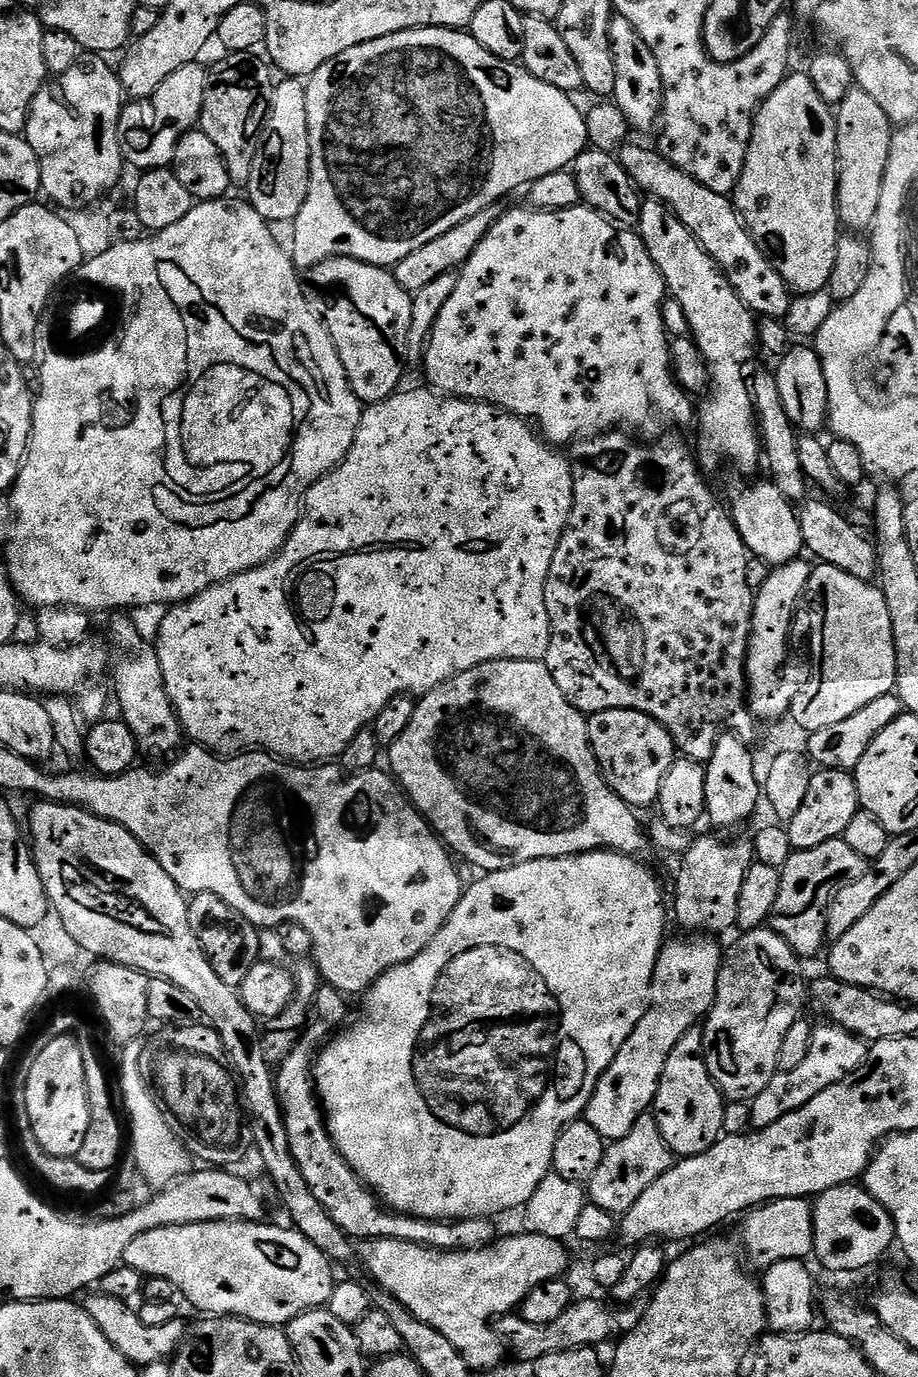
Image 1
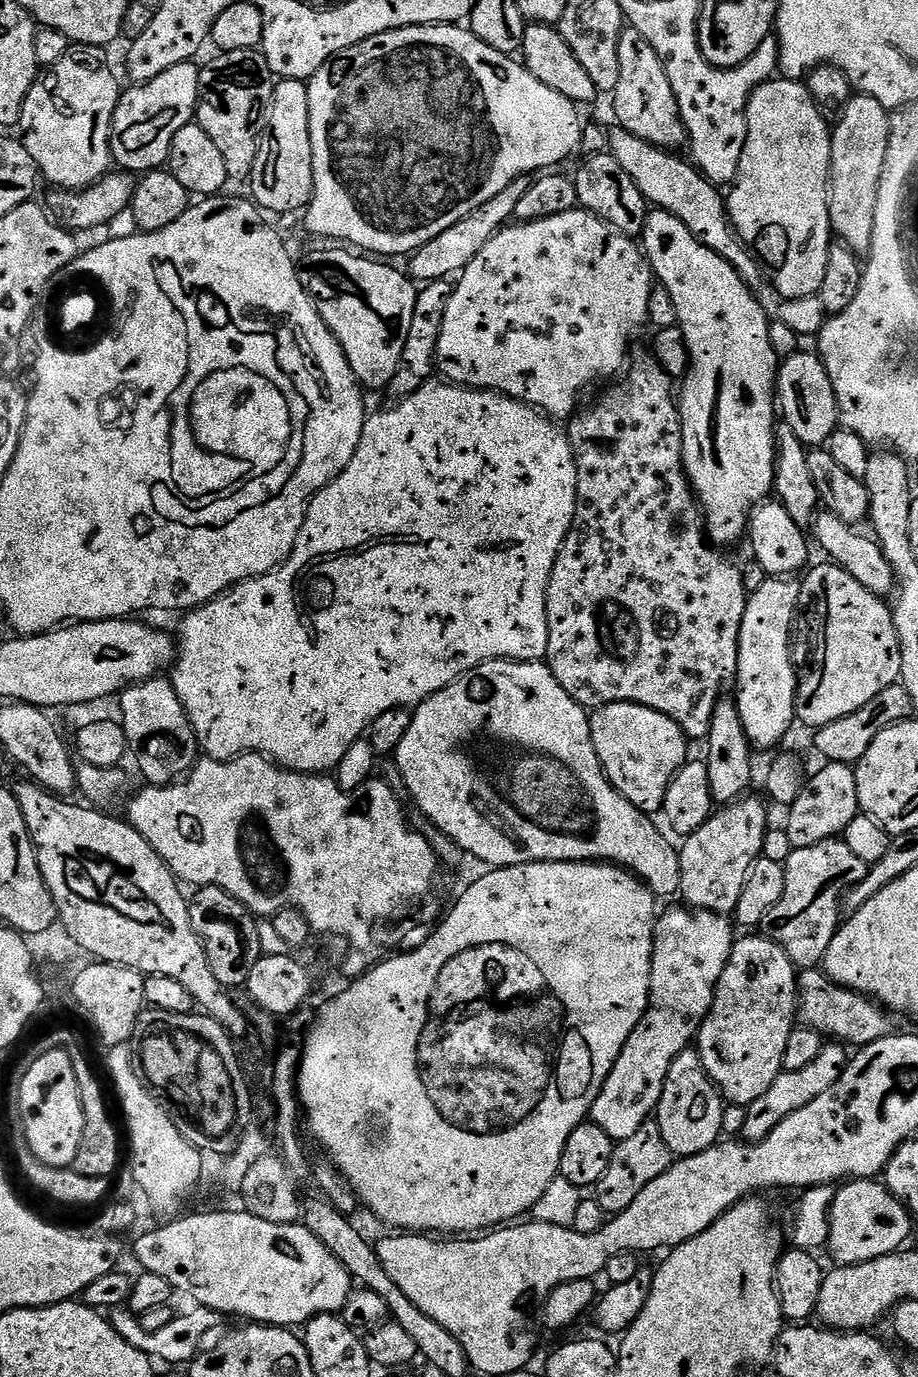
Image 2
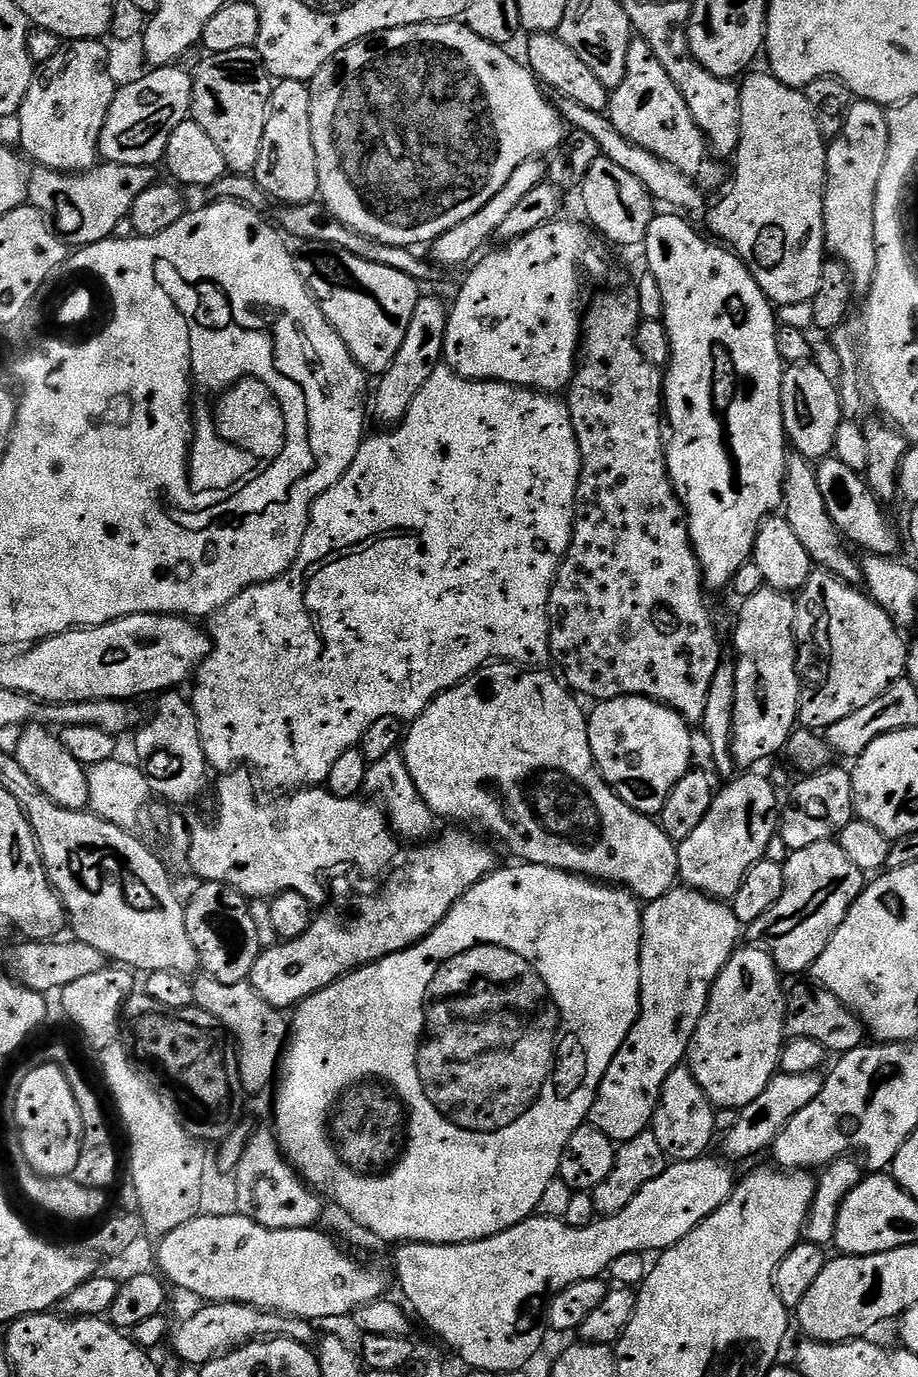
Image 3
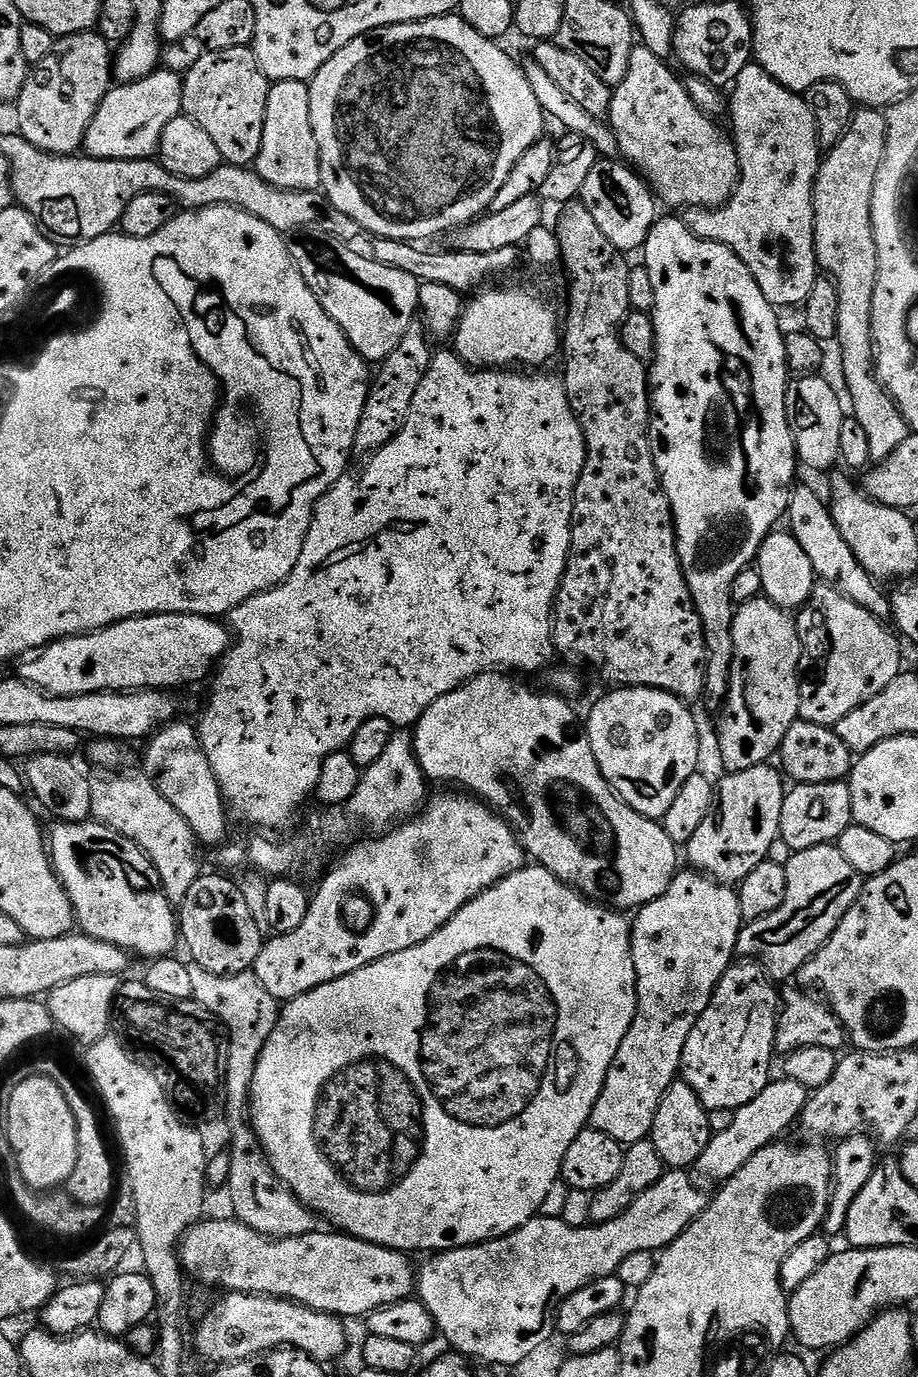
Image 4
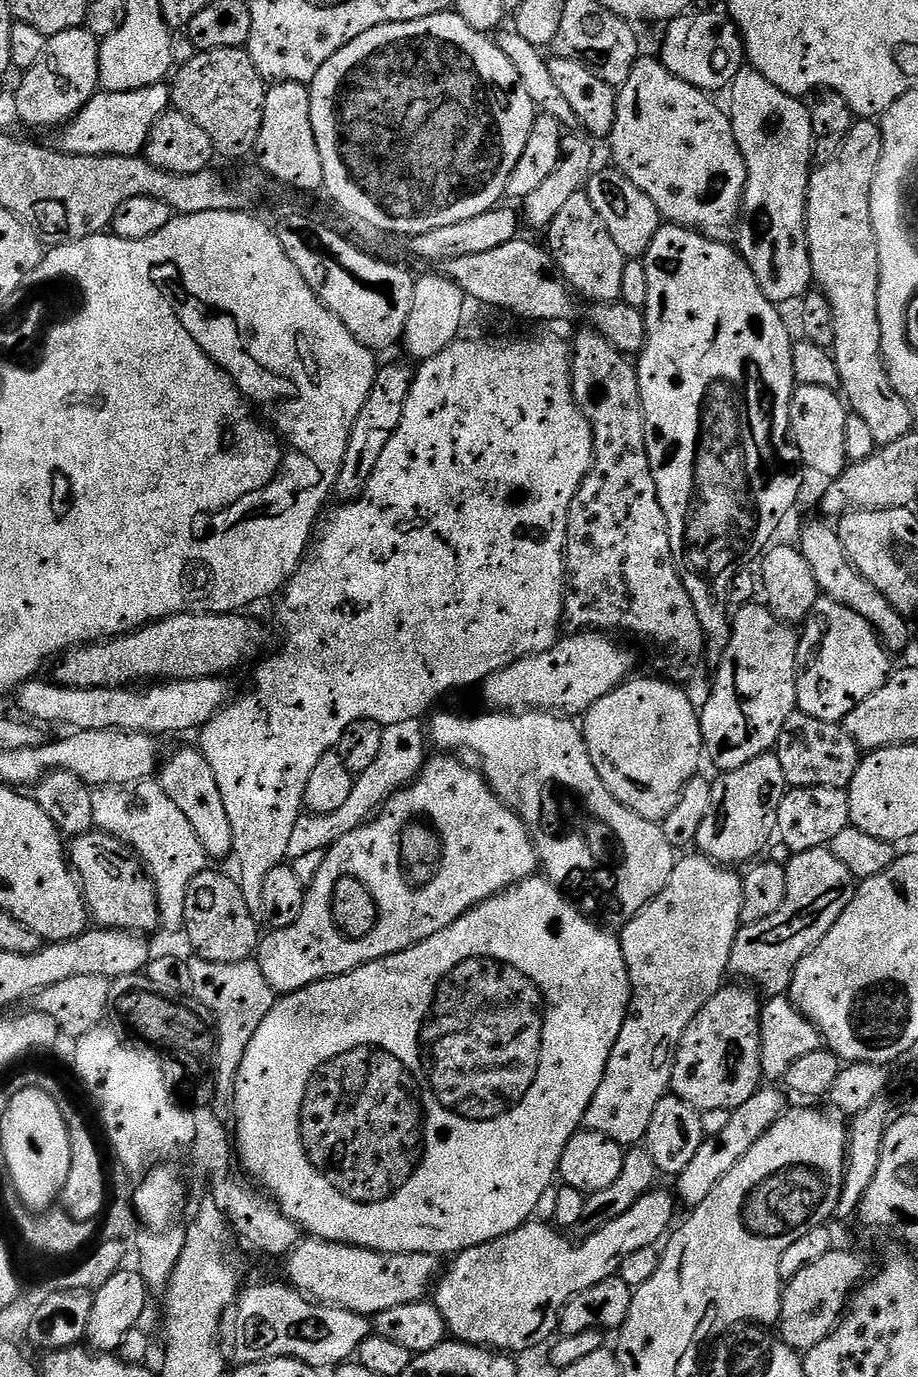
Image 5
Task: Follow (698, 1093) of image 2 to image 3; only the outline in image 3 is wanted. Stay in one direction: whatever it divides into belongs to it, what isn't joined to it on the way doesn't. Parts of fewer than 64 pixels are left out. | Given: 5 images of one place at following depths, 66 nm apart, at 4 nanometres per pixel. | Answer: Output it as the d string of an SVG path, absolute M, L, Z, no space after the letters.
M681 1066L672 1071L662 1086L650 1130L654 1138L658 1138L658 1146L662 1146L669 1161L699 1160L707 1153L704 1151L711 1146L712 1139L717 1139L716 1111L710 1098L706 1098L702 1086L698 1086L692 1071L687 1066Z

